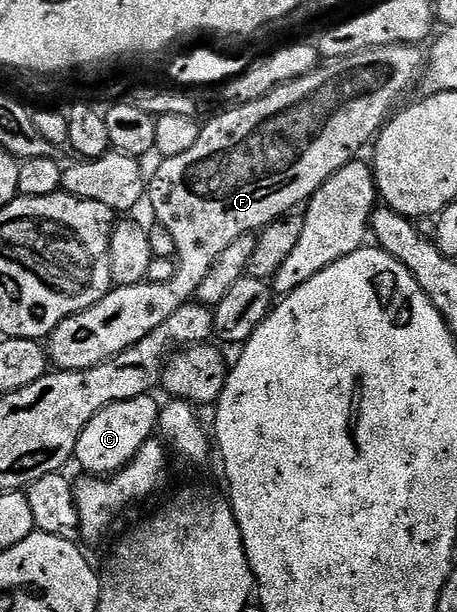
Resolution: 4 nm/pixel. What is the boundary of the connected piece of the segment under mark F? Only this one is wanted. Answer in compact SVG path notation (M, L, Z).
M381 45L380 47L372 47L365 49L359 53L353 53L347 57L341 57L335 61L326 61L319 64L317 69L312 70L308 75L304 75L300 79L292 79L288 83L284 83L280 87L273 89L268 95L264 95L255 101L249 101L243 105L237 105L234 109L227 109L219 112L217 115L209 118L210 122L205 122L200 131L200 139L196 139L195 145L190 150L184 151L184 155L176 155L175 157L167 157L159 160L157 163L158 170L151 176L148 181L148 205L154 208L157 224L166 226L169 229L172 239L176 243L176 264L172 279L168 279L168 283L143 283L141 285L120 285L111 288L110 292L104 294L92 307L88 307L84 311L74 313L68 319L64 319L50 333L48 338L48 361L55 370L63 369L91 369L100 363L110 361L116 355L120 355L125 349L130 349L136 343L140 343L140 339L147 337L152 331L156 331L156 327L160 327L160 323L164 323L164 319L168 319L168 315L176 315L176 311L180 311L180 307L191 304L195 300L201 281L204 275L208 275L208 267L212 267L212 263L216 263L216 259L220 255L220 251L226 250L231 243L236 243L236 239L240 239L245 233L254 233L260 231L268 223L272 223L278 217L284 217L287 213L297 210L299 207L305 206L310 200L310 196L315 193L332 175L336 175L336 171L340 171L340 167L347 165L349 161L355 160L359 156L358 153L362 148L369 146L375 140L376 134L386 124L388 116L395 108L394 104L401 99L402 93L406 93L410 89L410 84L419 80L420 74L424 69L424 53L418 45Z

